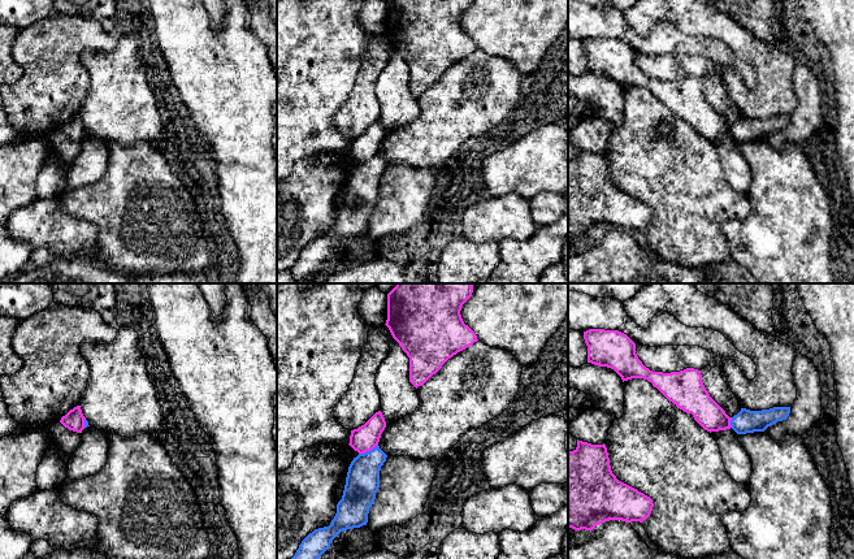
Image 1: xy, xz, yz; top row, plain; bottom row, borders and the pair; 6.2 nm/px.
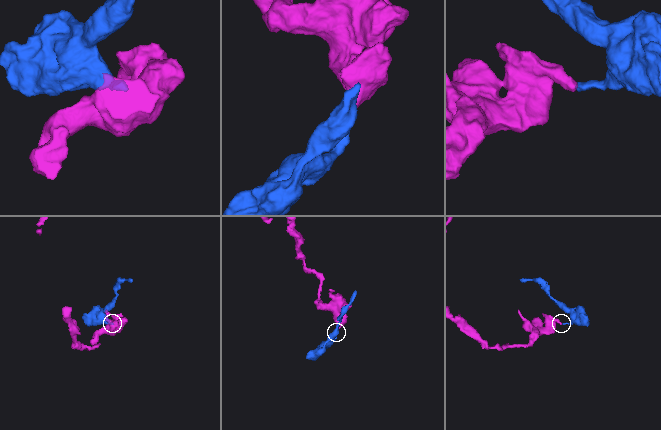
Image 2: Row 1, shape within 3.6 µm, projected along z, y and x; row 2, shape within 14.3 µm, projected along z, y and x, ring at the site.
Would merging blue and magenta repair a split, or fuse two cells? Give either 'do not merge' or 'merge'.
do not merge

